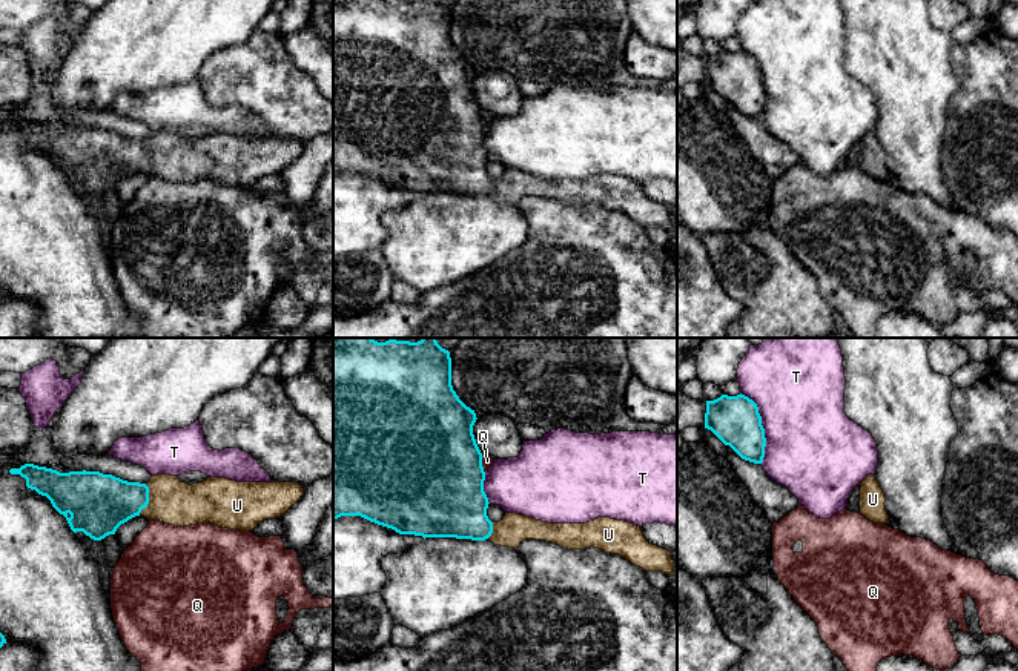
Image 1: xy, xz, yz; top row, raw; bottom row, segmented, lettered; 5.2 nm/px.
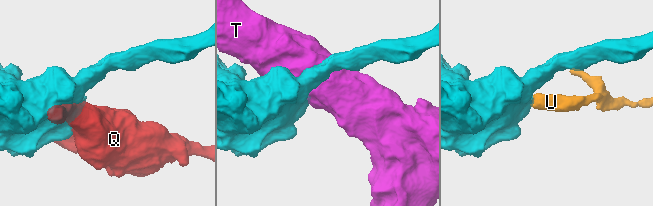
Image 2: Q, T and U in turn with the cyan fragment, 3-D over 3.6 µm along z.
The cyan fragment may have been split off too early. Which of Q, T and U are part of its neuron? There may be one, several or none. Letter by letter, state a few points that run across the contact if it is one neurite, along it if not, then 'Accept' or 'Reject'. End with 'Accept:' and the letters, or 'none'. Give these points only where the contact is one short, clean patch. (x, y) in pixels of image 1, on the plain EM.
Q: Reject
T: Reject
U: Line: xy (100, 158), (148, 155), (171, 157). Accept
Accept: U

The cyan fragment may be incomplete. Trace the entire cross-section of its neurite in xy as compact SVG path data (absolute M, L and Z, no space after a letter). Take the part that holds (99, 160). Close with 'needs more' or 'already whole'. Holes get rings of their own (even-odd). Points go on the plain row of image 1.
M34 120L11 124L9 129L20 131L26 135L28 144L46 152L66 174L74 189L83 187L94 197L115 190L121 180L135 172L175 183L210 178L229 186L252 187L266 175L281 174L304 150L302 141L296 138L236 138L226 134L207 134L189 141L178 132L157 131L147 140L140 140L100 127L60 129Z; needs more

